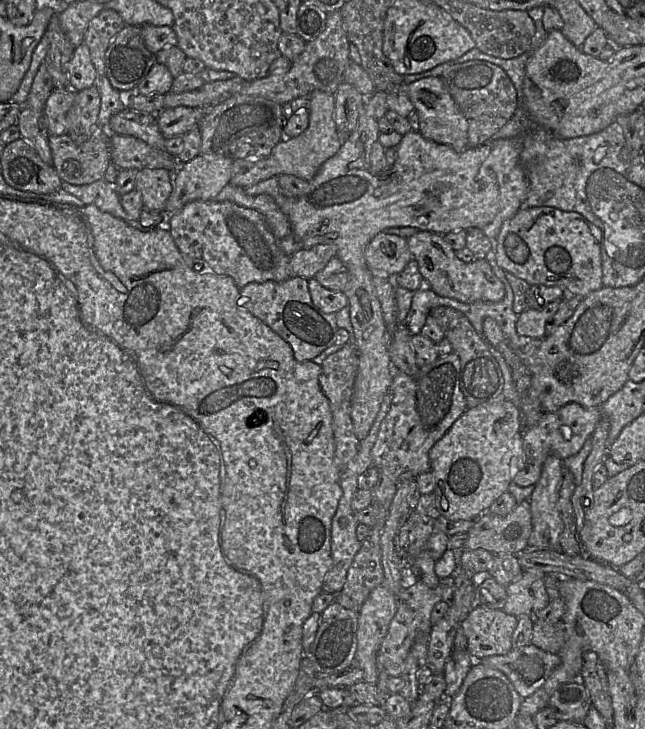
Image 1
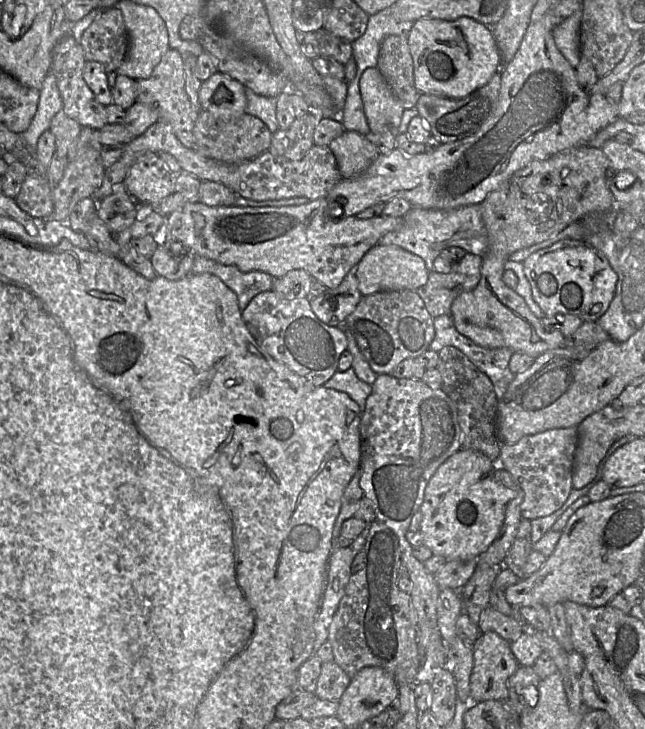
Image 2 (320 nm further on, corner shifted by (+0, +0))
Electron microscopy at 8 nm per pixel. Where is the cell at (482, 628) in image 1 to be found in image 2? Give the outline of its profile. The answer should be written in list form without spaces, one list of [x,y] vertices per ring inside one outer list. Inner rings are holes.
[[[496,632],[481,633],[473,643],[470,697],[475,703],[507,701],[507,681],[518,668],[510,642]]]

